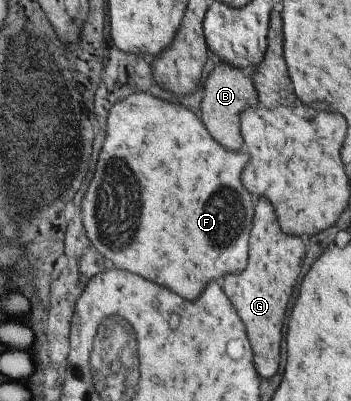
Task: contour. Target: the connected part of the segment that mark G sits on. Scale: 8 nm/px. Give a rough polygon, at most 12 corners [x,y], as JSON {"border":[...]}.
{"border":[[258,199],[248,265],[224,277],[254,353],[278,371],[282,319],[298,279],[302,241],[284,237]]}

